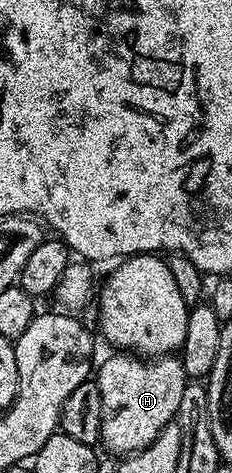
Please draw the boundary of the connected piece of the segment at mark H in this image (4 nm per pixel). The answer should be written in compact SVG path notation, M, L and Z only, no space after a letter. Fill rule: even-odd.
M114 352L111 358L106 358L96 366L96 381L100 388L102 401L102 436L101 445L107 446L109 453L114 456L134 454L138 450L148 448L156 436L168 423L175 421L180 408L180 400L184 396L187 376L181 357L163 356L160 358L145 359L130 352Z

